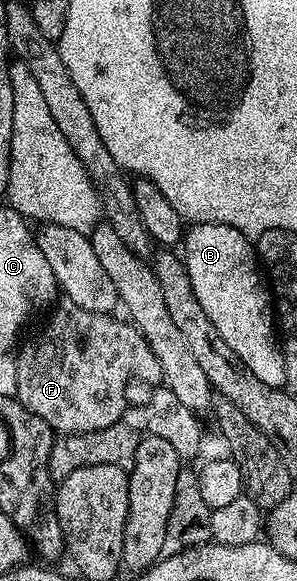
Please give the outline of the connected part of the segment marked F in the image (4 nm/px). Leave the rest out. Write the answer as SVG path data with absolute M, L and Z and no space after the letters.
M63 298L61 302L62 304L51 313L46 328L35 339L28 340L26 344L23 342L17 348L19 351L16 351L18 363L16 398L29 411L36 413L36 417L46 421L57 434L79 435L106 429L123 418L122 411L127 410L124 389L130 384L131 379L147 378L148 348L143 339L133 334L126 335L123 339L114 339L117 335L124 334L126 327L128 331L125 318L114 319L113 314L97 315L88 309L80 309L80 305L76 305L71 299Z

